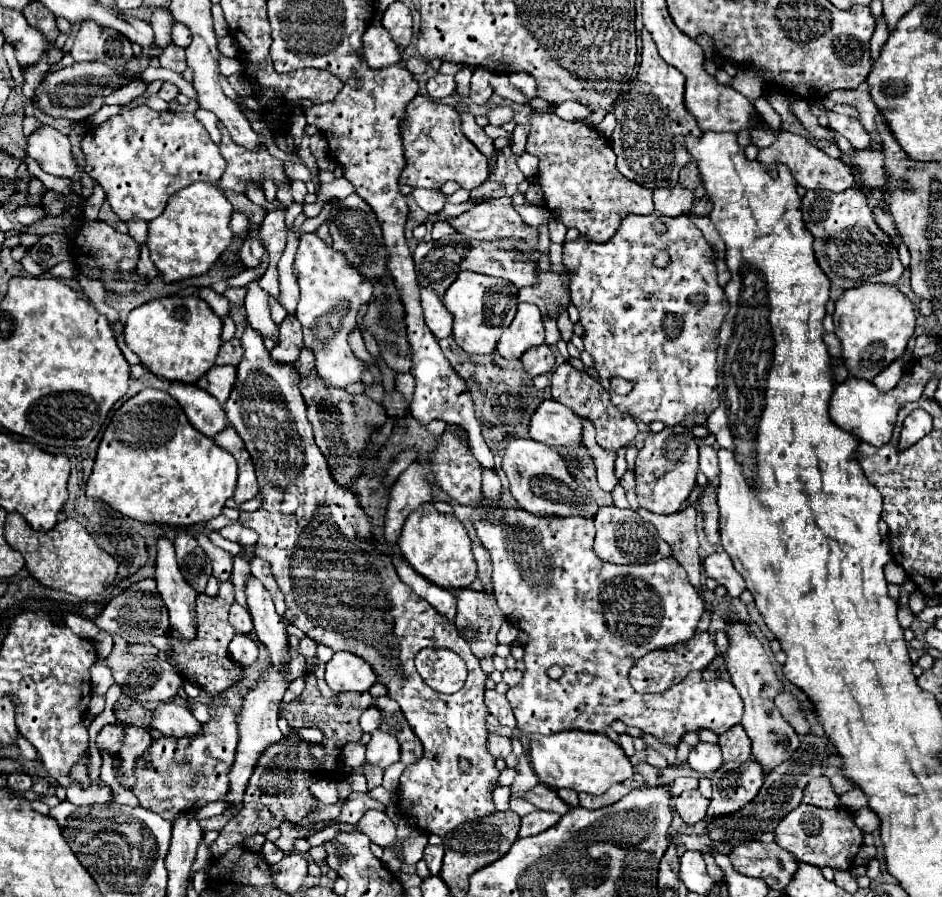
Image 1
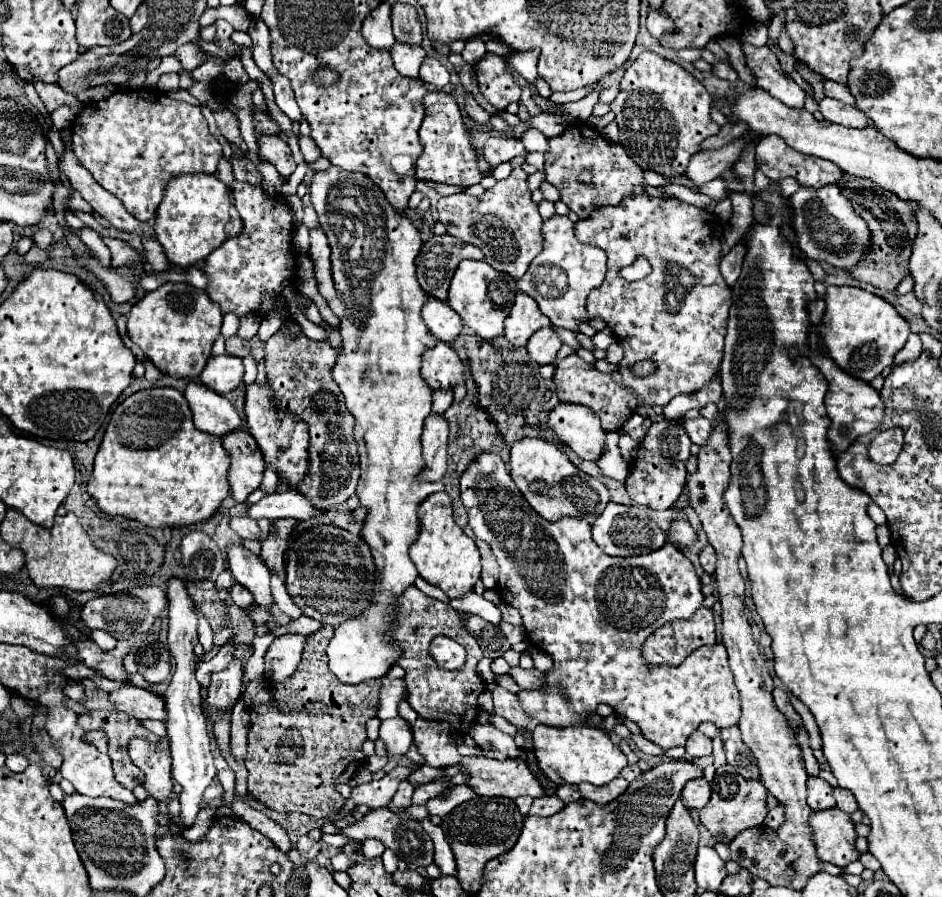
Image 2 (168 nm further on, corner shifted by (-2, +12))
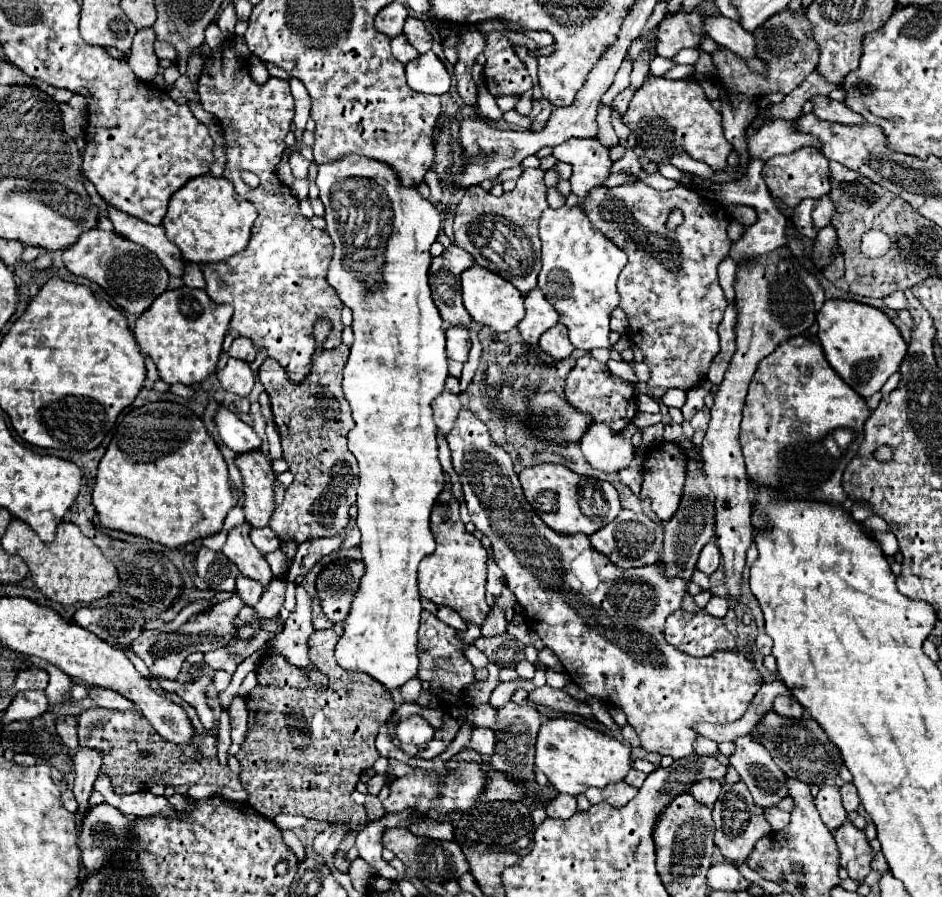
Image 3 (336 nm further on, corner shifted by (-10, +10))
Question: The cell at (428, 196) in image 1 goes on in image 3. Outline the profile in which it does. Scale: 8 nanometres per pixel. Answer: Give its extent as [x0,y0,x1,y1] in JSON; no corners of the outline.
[455,168,547,294]

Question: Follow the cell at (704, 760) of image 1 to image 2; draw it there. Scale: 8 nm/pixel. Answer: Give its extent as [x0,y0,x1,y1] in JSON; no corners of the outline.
[687,730,711,758]

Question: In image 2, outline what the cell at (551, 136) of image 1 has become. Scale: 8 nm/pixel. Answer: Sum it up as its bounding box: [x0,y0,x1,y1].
[545,122,645,218]

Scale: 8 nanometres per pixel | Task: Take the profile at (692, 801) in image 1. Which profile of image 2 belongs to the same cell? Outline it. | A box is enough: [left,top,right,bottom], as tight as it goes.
[681,778,711,810]

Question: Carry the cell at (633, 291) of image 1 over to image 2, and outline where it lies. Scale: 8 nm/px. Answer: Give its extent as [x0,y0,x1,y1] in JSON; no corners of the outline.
[575,194,731,406]

